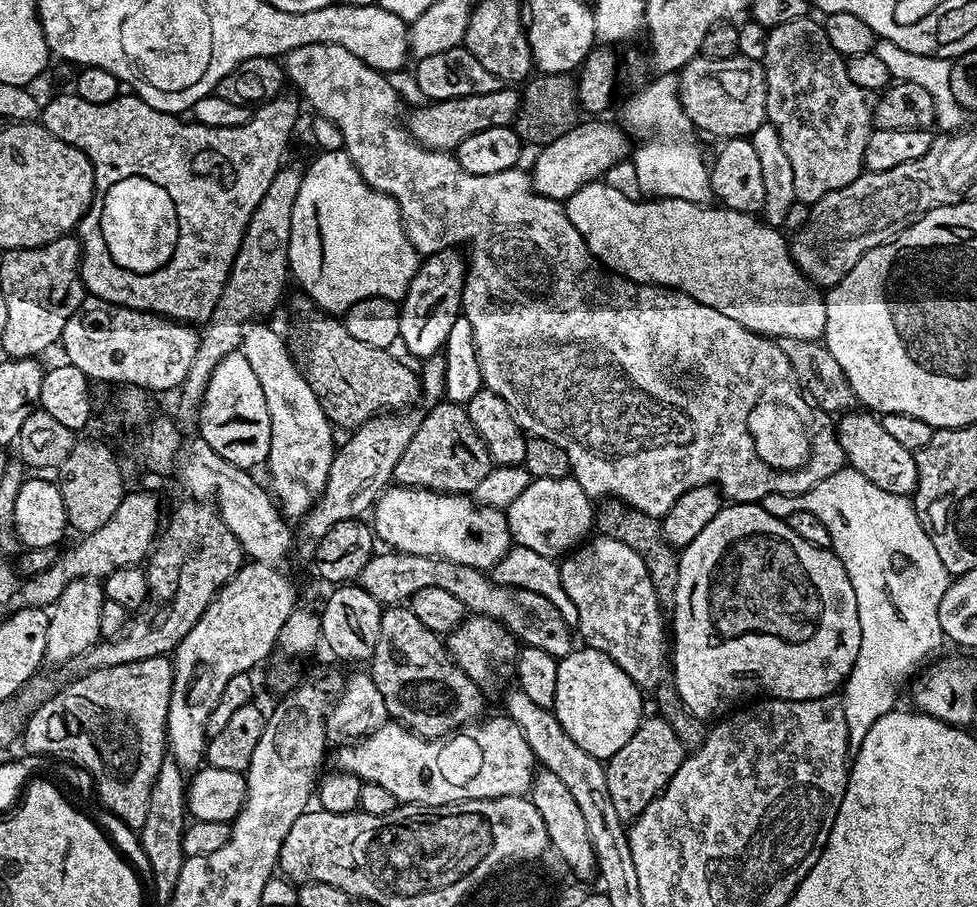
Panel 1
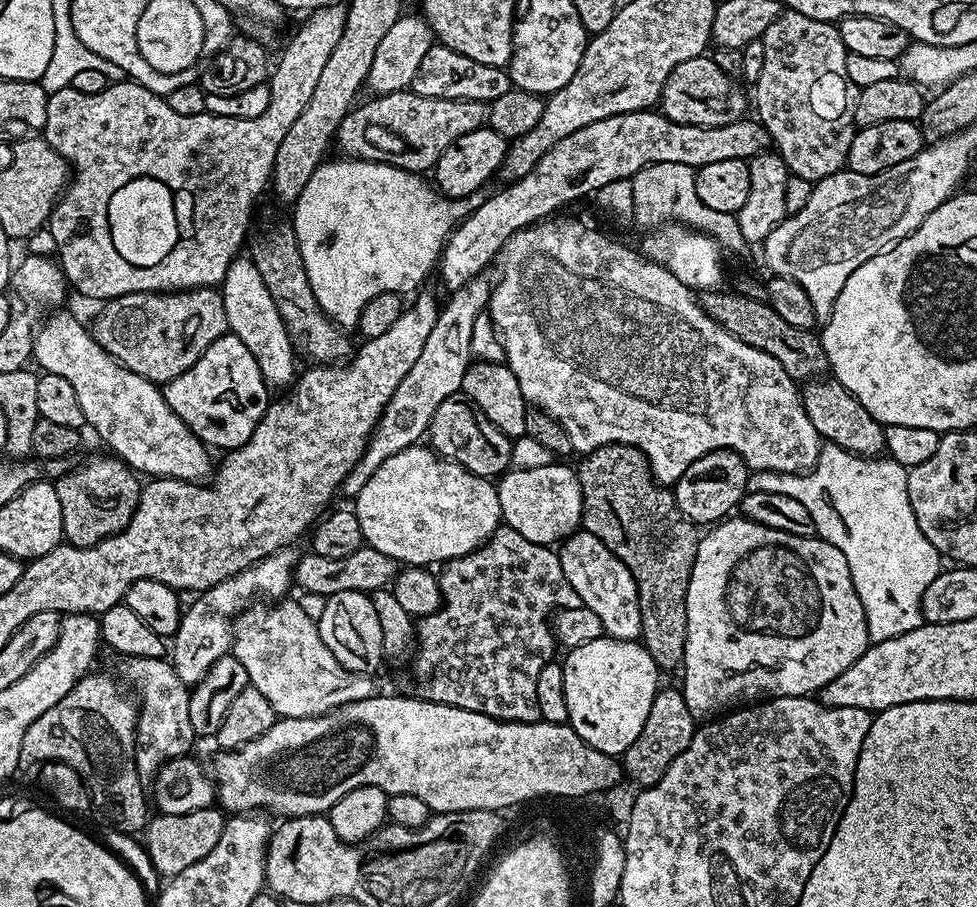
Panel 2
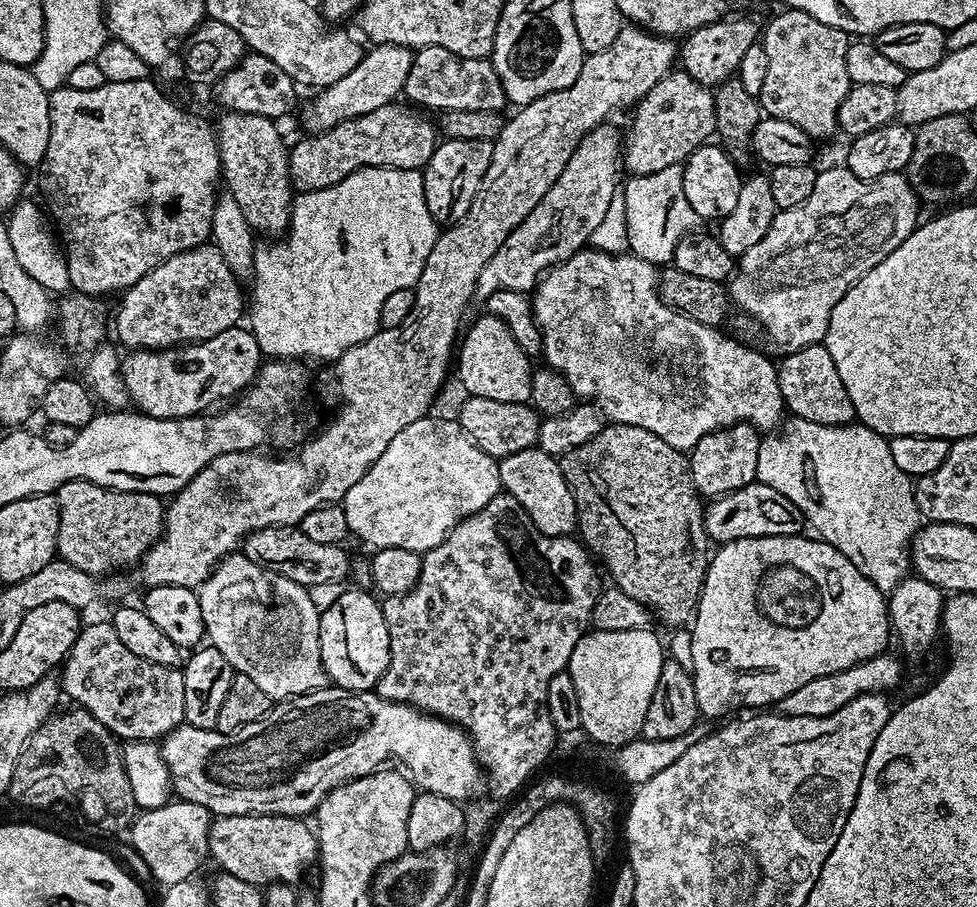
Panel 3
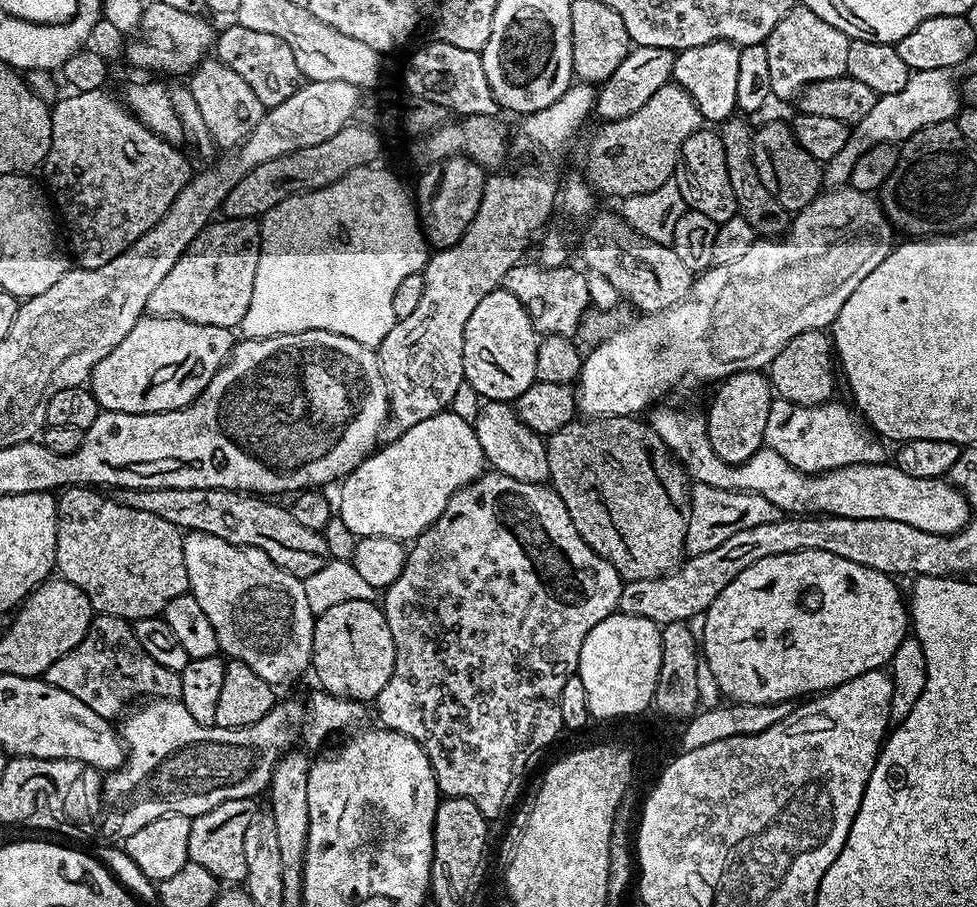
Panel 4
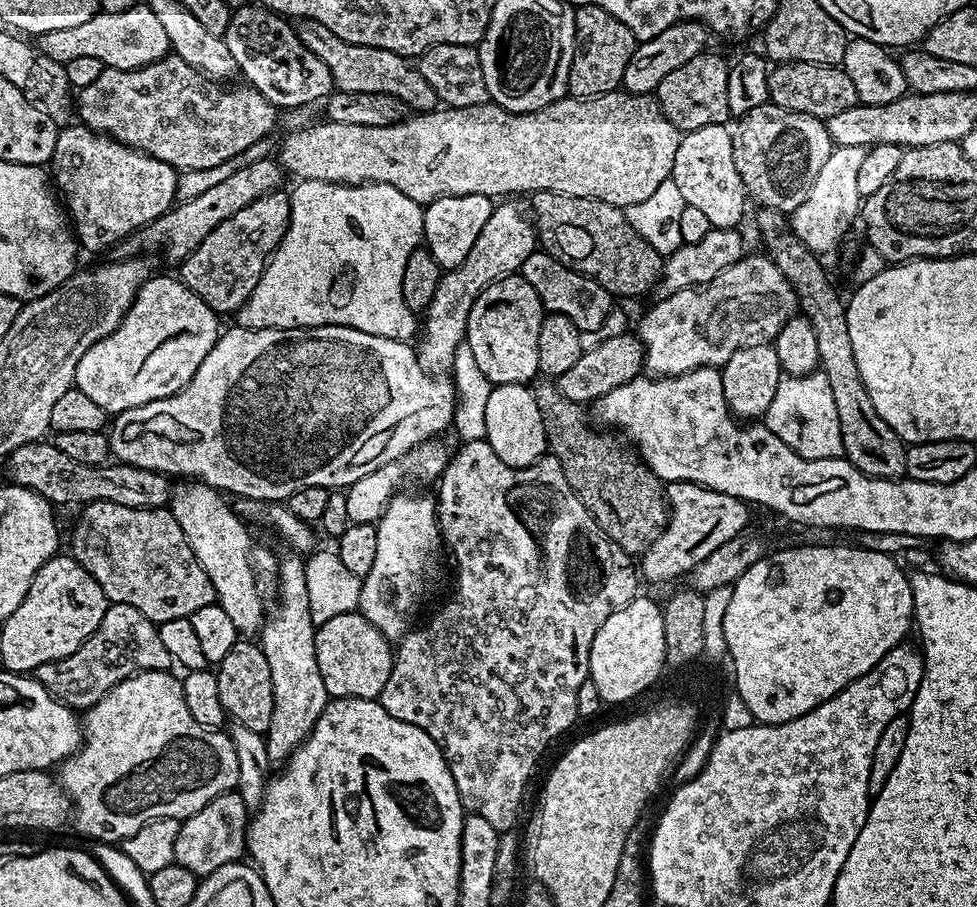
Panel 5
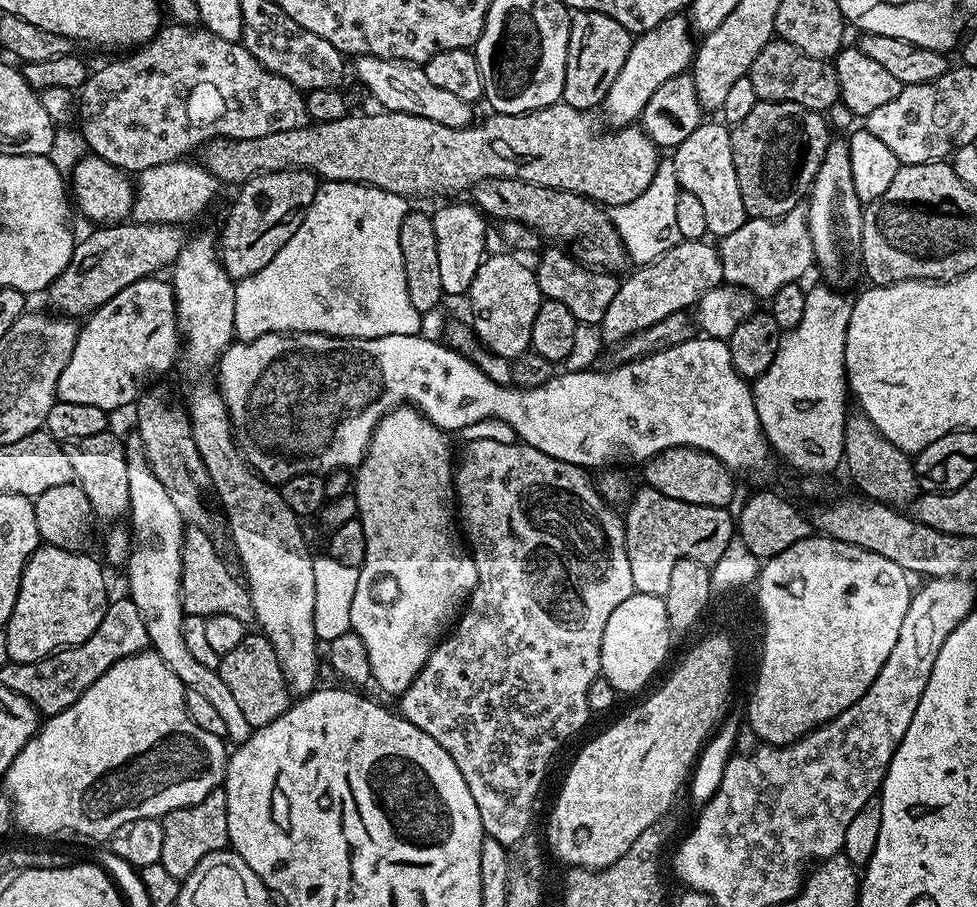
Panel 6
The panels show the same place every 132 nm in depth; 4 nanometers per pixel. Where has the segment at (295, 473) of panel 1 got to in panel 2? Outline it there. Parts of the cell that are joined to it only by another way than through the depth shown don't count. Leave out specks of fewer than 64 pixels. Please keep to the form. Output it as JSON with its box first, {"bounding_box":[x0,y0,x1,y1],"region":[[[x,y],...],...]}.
{"bounding_box":[218,255,298,389],"region":[[[247,255],[237,256],[230,262],[230,270],[226,270],[226,278],[218,285],[218,291],[222,306],[226,306],[228,332],[246,342],[246,350],[254,354],[265,384],[273,389],[287,389],[298,375],[298,353],[282,322],[282,314],[278,314],[278,306],[274,306],[274,298],[270,298],[270,290],[266,290],[262,274],[258,274],[258,266],[254,266]]]}

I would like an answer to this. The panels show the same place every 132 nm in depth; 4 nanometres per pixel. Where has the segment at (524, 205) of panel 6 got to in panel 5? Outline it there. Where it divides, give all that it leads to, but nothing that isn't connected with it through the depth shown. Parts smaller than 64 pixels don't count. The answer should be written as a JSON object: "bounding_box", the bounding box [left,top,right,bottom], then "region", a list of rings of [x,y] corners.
{"bounding_box":[530,192,665,297],"region":[[[533,192],[530,200],[532,200],[532,212],[530,211],[530,219],[536,229],[536,238],[539,247],[551,254],[558,262],[562,262],[572,272],[581,272],[584,276],[594,278],[594,282],[598,282],[607,292],[611,292],[613,297],[620,296],[640,296],[643,292],[651,293],[655,289],[656,283],[660,280],[660,271],[664,269],[665,257],[658,254],[658,250],[654,250],[654,246],[650,246],[650,242],[646,242],[646,238],[642,238],[642,234],[638,234],[638,230],[634,230],[634,226],[630,226],[630,222],[624,216],[624,209],[615,208],[606,202],[598,202],[590,198],[578,198],[570,194],[558,194],[557,192]]]}

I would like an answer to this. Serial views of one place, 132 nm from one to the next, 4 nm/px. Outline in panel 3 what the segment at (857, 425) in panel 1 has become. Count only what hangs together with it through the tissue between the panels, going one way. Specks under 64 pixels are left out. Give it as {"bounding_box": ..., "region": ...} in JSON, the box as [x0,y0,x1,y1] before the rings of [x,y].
{"bounding_box":[776,343,856,426],"region":[[[824,343],[794,350],[781,360],[784,361],[779,361],[776,370],[778,390],[782,390],[785,409],[792,416],[802,418],[806,422],[818,422],[822,426],[851,424],[856,420],[856,411],[850,402],[850,394],[846,394],[846,386],[842,386],[838,366],[834,366],[834,358],[830,358],[830,350]]]}

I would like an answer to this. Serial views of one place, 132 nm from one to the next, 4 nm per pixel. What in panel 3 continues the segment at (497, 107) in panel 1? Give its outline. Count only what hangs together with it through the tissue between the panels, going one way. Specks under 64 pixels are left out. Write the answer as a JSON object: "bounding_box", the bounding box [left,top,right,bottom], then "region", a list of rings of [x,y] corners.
{"bounding_box":[288,102,438,193],"region":[[[400,102],[378,106],[370,114],[338,122],[330,130],[305,135],[305,140],[293,143],[288,154],[293,189],[297,193],[326,190],[326,186],[334,186],[363,168],[423,169],[436,149],[438,128],[433,121],[431,124],[426,117],[419,116],[424,114],[408,108],[403,108]]]}

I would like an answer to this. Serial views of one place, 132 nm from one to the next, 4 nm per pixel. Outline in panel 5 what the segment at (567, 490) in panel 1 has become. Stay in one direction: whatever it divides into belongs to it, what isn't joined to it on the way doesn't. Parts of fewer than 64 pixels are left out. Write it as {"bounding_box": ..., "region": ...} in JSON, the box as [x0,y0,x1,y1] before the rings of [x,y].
{"bounding_box":[484,383,547,468],"region":[[[504,383],[493,387],[484,410],[485,440],[504,465],[525,468],[547,453],[547,436],[531,389],[525,384]]]}

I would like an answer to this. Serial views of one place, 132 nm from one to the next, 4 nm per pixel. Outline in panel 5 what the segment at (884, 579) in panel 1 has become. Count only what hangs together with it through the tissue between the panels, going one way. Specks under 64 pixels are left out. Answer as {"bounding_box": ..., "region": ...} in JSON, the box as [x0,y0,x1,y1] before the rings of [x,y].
{"bounding_box":[766,370,844,460],"region":[[[819,370],[805,376],[784,376],[774,393],[774,402],[770,402],[766,423],[770,431],[790,446],[790,450],[807,460],[839,457],[844,451],[838,409],[830,395],[830,382],[826,382],[826,374]]]}

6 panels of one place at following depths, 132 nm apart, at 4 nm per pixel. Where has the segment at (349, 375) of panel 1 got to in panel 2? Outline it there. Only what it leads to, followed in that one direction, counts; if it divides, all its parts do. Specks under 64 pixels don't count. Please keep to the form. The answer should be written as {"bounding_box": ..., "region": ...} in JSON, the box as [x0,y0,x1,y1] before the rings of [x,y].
{"bounding_box":[250,219,354,364],"region":[[[291,219],[276,220],[268,224],[260,233],[250,240],[252,252],[250,259],[258,266],[258,274],[266,282],[266,290],[270,290],[270,298],[274,298],[274,306],[278,306],[278,314],[282,314],[282,322],[290,334],[297,353],[309,356],[309,361],[320,364],[336,364],[344,362],[353,355],[354,343],[347,331],[335,324],[318,306],[318,298],[314,298],[314,290],[310,286],[310,278],[306,274],[306,262],[302,262],[302,250],[298,246],[296,230]]]}

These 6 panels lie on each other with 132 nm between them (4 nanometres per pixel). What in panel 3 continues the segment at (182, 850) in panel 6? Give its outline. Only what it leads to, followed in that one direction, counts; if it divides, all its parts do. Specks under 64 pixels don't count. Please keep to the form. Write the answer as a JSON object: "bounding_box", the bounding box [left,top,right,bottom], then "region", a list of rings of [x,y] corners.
{"bounding_box":[208,816,318,886],"region":[[[217,816],[208,831],[208,854],[211,863],[217,864],[220,872],[234,874],[242,882],[257,886],[267,886],[277,882],[295,885],[296,879],[303,874],[304,868],[317,863],[318,841],[315,831],[304,825],[303,819],[295,816]]]}

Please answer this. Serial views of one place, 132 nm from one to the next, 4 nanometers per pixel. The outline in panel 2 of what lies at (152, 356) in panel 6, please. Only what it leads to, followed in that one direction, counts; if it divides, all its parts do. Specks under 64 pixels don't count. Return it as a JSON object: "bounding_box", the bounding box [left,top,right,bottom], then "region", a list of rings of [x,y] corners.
{"bounding_box":[162,334,270,450],"region":[[[231,334],[218,337],[190,370],[163,385],[162,391],[170,410],[212,450],[231,450],[246,443],[270,403],[270,388],[264,383],[258,362],[254,362],[254,354],[246,350],[242,338]]]}

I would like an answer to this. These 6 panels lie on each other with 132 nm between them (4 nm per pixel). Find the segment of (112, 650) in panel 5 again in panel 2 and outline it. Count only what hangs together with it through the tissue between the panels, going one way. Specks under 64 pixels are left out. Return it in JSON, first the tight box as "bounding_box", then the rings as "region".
{"bounding_box":[119,656,197,778],"region":[[[129,656],[119,662],[119,679],[144,699],[136,718],[136,769],[141,778],[152,778],[166,761],[189,755],[192,743],[197,743],[194,726],[190,726],[190,690],[167,659]]]}

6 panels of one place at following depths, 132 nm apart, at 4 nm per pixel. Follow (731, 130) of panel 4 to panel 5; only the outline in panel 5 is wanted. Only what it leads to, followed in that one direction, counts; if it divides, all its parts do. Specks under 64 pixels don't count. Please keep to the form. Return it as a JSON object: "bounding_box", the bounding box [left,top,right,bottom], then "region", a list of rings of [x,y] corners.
{"bounding_box":[755,207,908,480],"region":[[[757,207],[755,211],[756,228],[764,239],[763,251],[792,284],[792,289],[796,291],[799,311],[807,316],[810,326],[814,326],[820,359],[818,368],[826,374],[826,382],[830,382],[830,395],[834,398],[835,408],[838,409],[843,455],[855,468],[862,470],[862,474],[877,476],[883,480],[901,479],[906,473],[908,448],[900,436],[894,434],[890,426],[886,426],[882,414],[874,410],[874,402],[870,402],[866,382],[862,382],[862,374],[858,374],[858,361],[854,358],[854,345],[850,342],[845,301],[840,301],[839,294],[832,289],[832,284],[820,265],[821,257],[811,252],[792,232],[789,217],[778,209]]]}

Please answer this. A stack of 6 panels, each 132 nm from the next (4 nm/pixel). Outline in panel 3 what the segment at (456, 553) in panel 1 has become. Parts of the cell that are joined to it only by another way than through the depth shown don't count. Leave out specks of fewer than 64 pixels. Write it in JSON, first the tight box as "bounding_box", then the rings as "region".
{"bounding_box":[342,414,501,552],"region":[[[425,414],[420,420],[410,422],[402,434],[397,434],[394,442],[382,450],[378,462],[350,486],[342,501],[349,533],[353,537],[372,544],[373,549],[397,548],[429,552],[438,542],[448,537],[448,532],[459,520],[482,510],[490,498],[501,495],[499,463],[486,454],[466,433],[455,419],[439,420],[433,414]]]}

